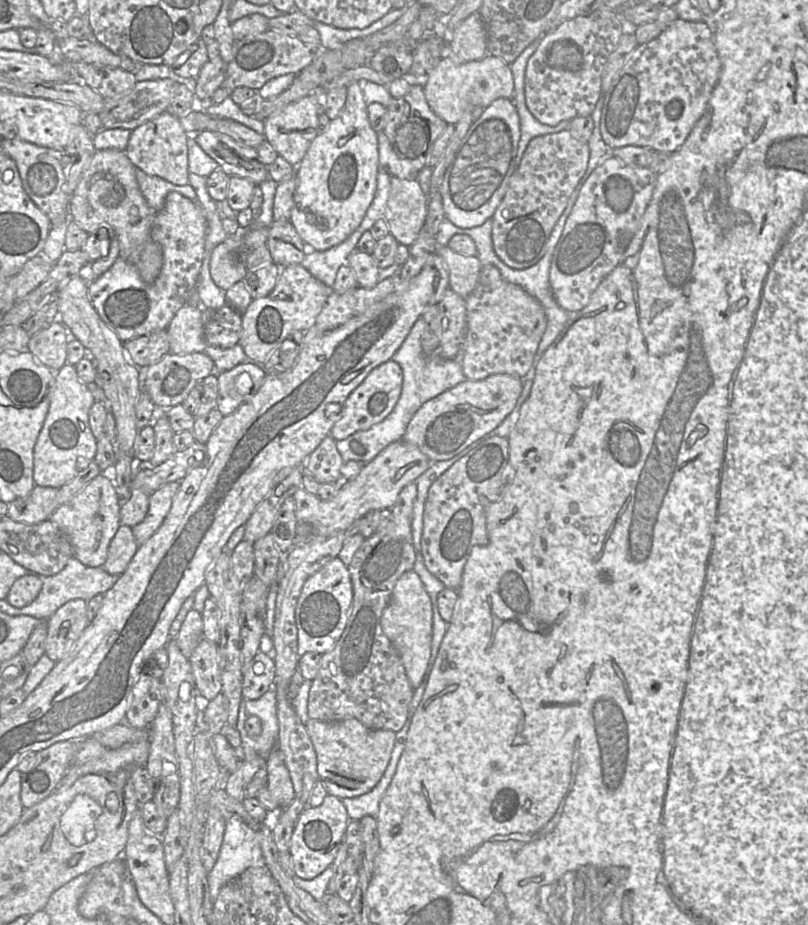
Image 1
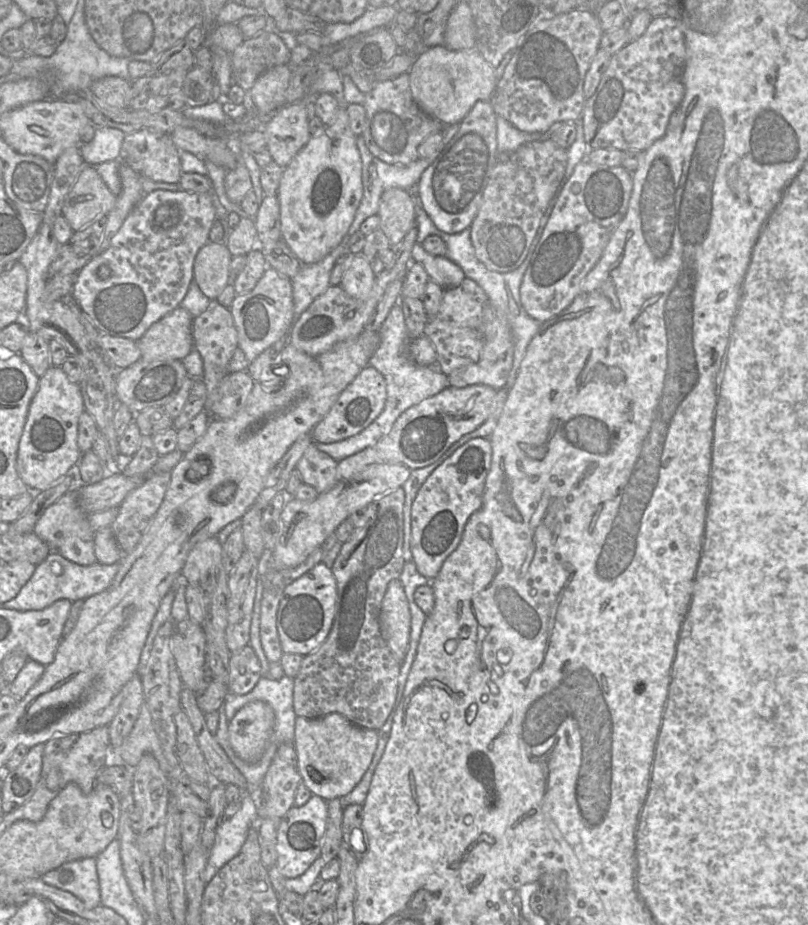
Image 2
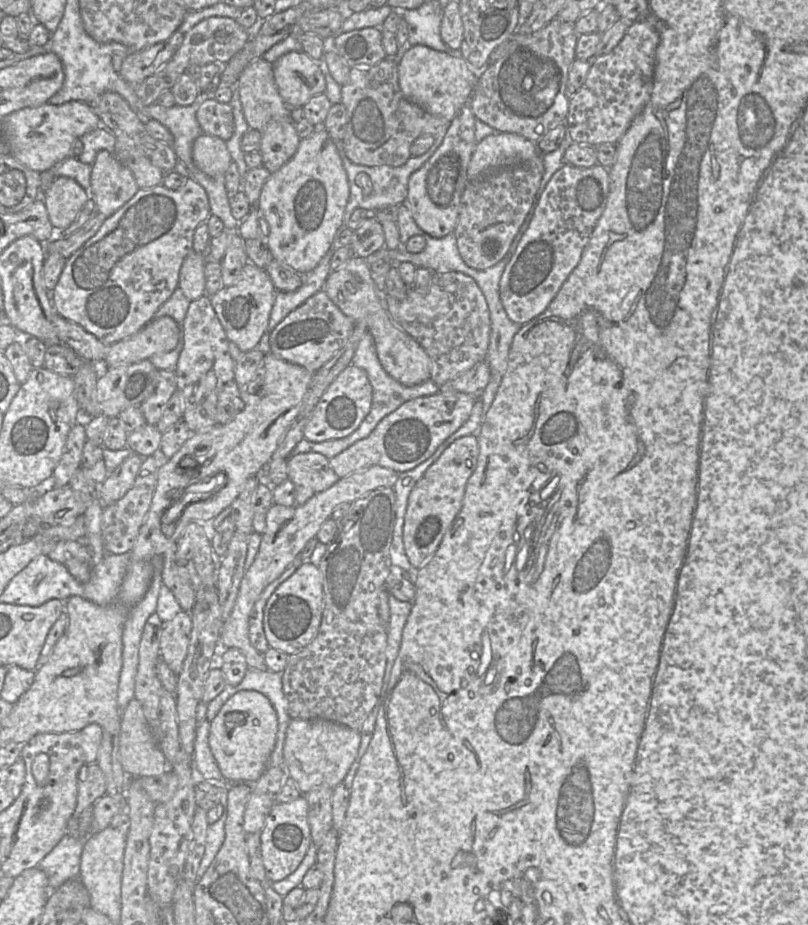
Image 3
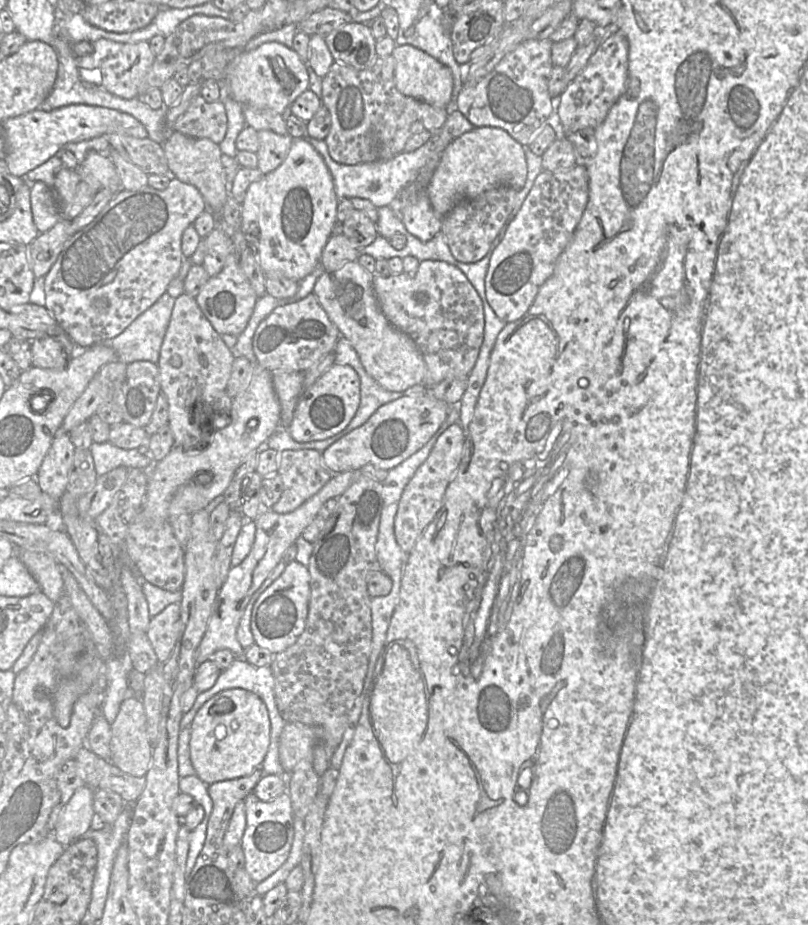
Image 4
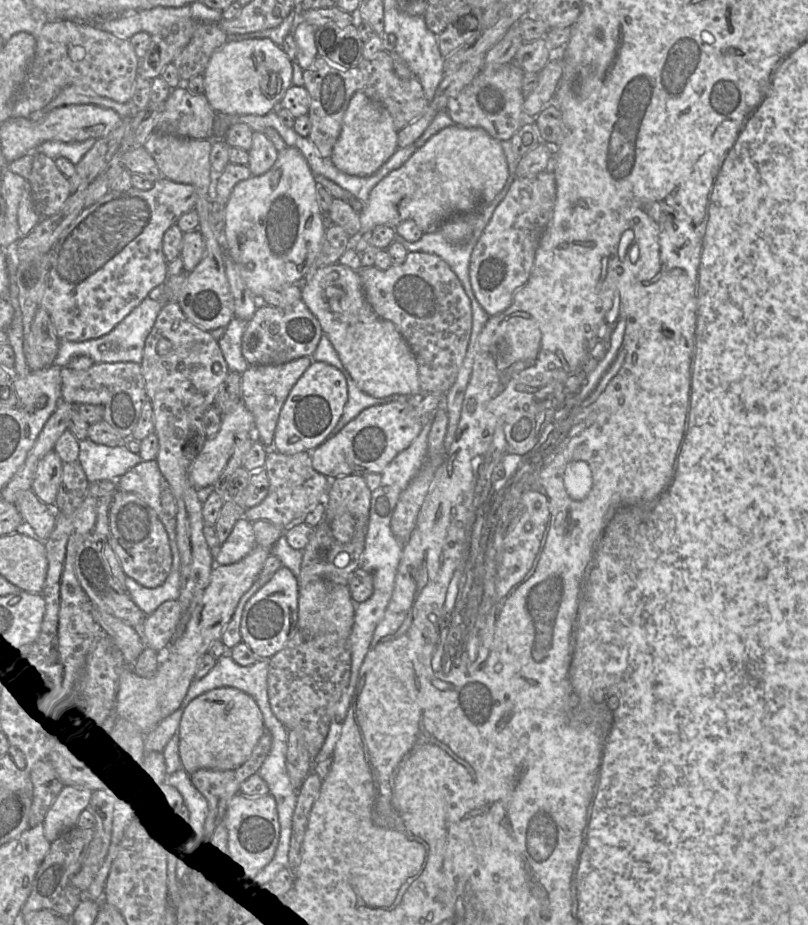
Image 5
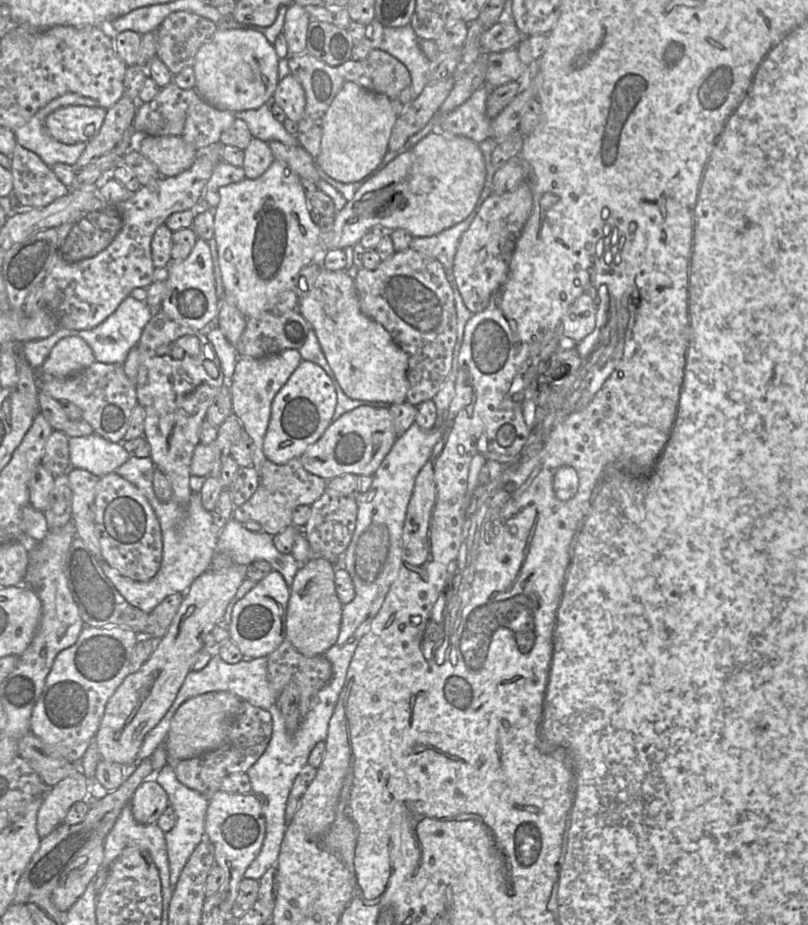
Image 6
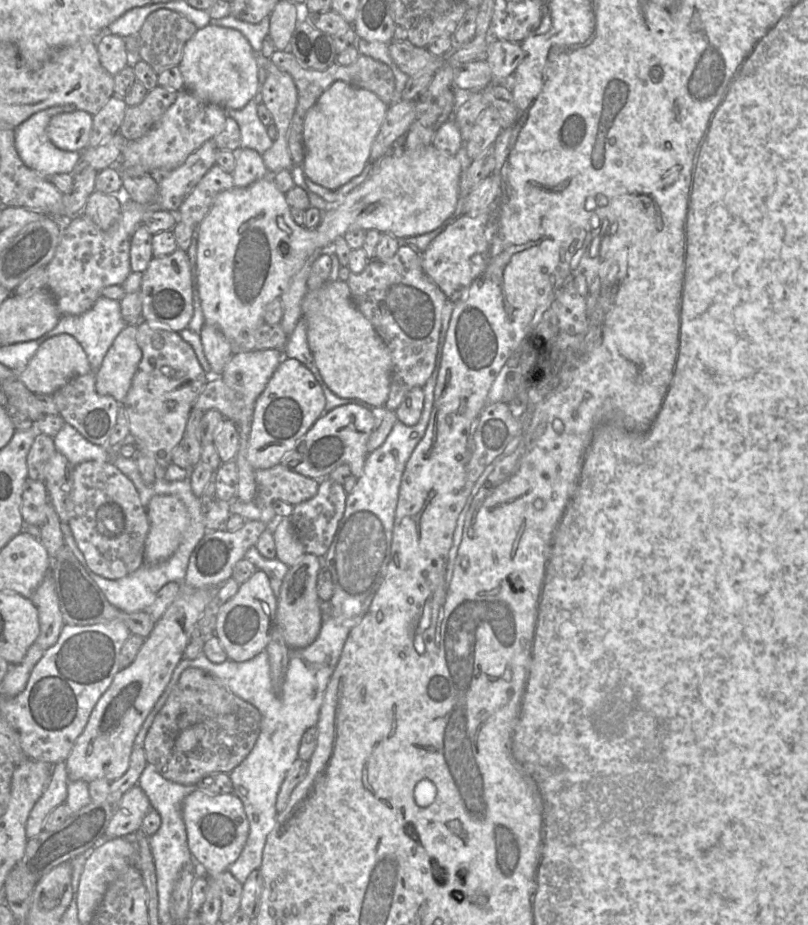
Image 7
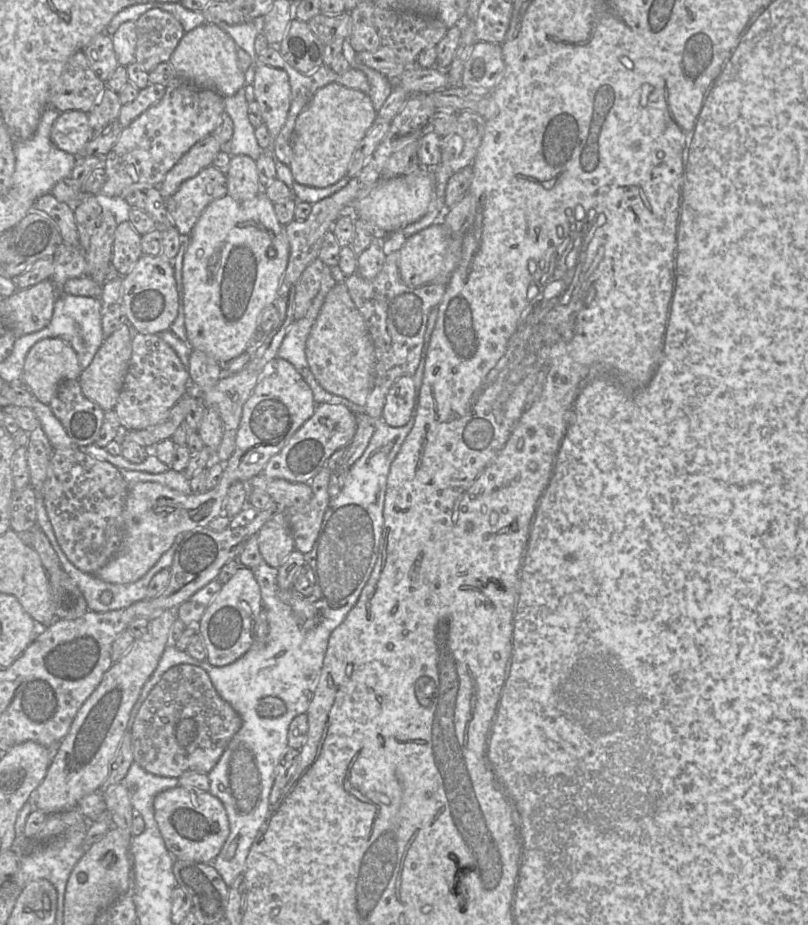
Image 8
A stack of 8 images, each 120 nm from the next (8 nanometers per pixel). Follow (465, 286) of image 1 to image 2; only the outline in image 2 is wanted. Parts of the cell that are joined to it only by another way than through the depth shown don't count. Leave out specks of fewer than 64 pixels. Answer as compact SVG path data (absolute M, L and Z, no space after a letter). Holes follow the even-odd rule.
M420 243L414 245L411 260L422 264L430 279L444 289L455 288L466 278L459 265L448 259L445 255L436 256L428 253Z

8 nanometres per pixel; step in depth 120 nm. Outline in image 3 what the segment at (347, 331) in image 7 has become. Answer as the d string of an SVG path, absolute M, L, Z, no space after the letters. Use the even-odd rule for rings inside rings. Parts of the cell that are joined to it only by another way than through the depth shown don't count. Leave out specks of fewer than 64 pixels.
M354 255L337 270L331 271L322 288L335 305L356 323L364 323L373 336L377 356L384 370L406 386L417 385L430 377L430 358L423 347L403 331L386 308L368 262Z

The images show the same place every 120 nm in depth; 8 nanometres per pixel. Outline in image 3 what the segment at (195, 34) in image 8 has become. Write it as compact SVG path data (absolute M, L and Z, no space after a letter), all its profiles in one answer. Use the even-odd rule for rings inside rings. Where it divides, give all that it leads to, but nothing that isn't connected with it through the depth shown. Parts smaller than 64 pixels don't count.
M303 51L288 52L272 65L278 92L289 108L302 107L326 89L320 61Z

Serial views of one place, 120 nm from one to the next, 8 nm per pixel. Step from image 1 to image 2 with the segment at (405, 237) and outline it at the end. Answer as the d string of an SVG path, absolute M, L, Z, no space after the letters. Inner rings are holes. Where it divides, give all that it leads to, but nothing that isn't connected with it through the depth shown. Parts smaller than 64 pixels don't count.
M389 188L381 196L377 216L380 228L390 244L398 245L416 225L413 193L401 188Z

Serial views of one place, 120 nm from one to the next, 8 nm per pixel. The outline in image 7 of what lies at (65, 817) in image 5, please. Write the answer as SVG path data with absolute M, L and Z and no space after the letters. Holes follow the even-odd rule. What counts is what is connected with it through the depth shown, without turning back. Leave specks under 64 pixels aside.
M65 762L51 765L50 780L43 794L32 808L26 823L26 834L29 839L44 831L44 822L47 816L65 802L68 783Z

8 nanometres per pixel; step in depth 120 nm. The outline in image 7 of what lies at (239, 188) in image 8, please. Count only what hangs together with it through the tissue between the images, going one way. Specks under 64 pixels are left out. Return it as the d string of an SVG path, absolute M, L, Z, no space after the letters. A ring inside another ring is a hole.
M240 148L235 154L235 168L231 172L234 187L247 187L265 177L268 170L260 153L253 149Z

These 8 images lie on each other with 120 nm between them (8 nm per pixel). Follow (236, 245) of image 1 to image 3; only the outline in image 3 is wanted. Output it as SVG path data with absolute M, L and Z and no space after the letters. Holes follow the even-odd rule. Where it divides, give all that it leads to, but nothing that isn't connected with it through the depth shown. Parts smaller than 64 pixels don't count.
M191 252L183 261L178 288L190 301L196 300L205 294L204 253Z

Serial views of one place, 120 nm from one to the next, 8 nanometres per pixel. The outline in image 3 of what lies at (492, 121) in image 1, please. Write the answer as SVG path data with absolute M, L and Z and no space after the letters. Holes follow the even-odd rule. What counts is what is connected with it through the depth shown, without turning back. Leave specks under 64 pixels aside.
M466 104L449 121L448 130L435 153L415 172L408 182L404 204L417 225L429 236L442 238L456 228L461 197L468 183L467 169L478 144L475 122L479 120Z

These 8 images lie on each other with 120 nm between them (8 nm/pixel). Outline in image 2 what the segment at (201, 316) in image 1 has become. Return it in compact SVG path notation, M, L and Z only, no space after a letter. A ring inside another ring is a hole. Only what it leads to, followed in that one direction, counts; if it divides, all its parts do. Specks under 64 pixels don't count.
M177 307L153 324L137 341L141 360L182 360L193 349L192 322L194 317Z

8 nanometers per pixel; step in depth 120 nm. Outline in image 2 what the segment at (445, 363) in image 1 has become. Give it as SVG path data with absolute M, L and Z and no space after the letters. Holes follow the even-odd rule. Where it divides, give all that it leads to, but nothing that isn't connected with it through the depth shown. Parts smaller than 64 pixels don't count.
M396 303L378 329L379 344L369 359L368 366L377 369L386 382L387 397L385 406L379 416L361 432L346 439L333 443L315 443L316 447L327 453L337 462L361 450L374 446L381 438L387 435L397 418L409 407L422 400L436 395L449 387L449 378L437 366L423 366L417 364L409 355L408 345L410 336L405 324L400 304Z

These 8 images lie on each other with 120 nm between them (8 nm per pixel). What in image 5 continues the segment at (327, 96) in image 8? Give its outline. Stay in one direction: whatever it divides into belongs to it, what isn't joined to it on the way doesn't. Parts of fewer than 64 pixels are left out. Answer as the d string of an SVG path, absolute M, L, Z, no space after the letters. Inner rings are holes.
M356 92L345 112L331 162L342 172L359 177L375 174L397 151L397 130L389 111L362 92Z

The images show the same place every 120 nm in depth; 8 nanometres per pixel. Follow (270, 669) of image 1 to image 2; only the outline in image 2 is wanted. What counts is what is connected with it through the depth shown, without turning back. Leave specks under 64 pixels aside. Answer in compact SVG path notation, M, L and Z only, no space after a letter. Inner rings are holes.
M249 645L230 657L229 691L234 694L248 694L265 674L255 651Z

